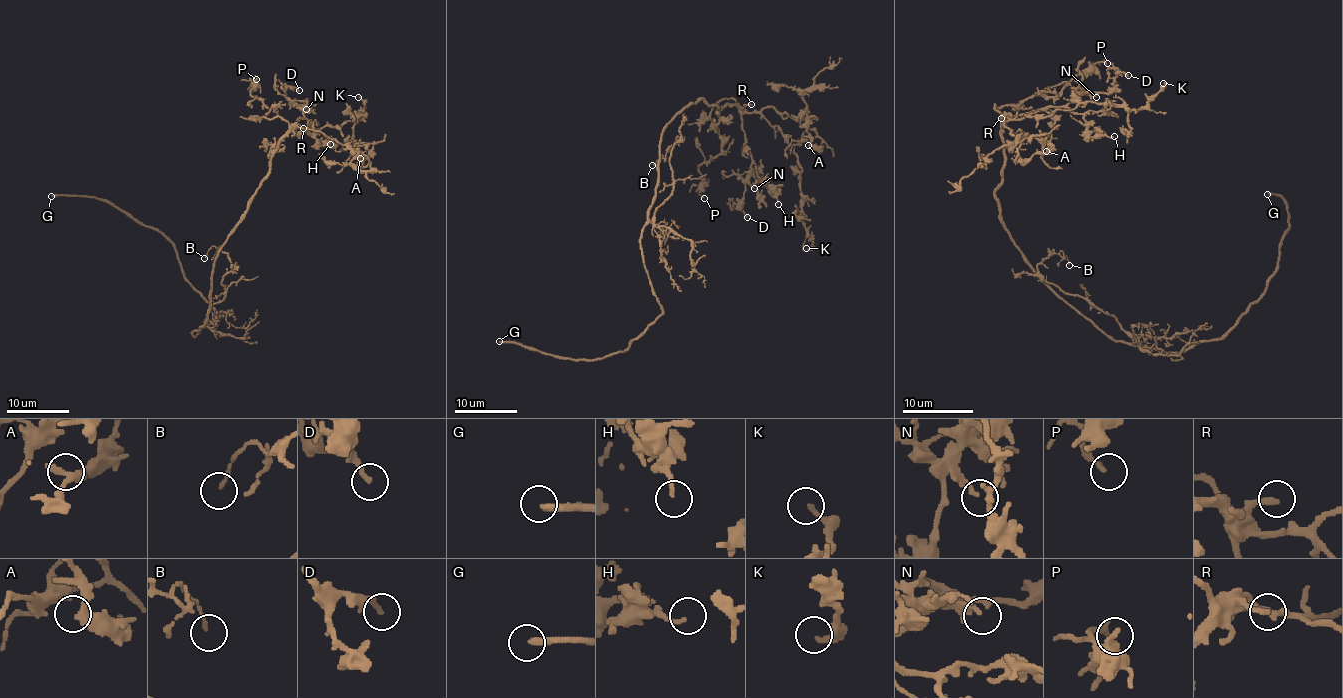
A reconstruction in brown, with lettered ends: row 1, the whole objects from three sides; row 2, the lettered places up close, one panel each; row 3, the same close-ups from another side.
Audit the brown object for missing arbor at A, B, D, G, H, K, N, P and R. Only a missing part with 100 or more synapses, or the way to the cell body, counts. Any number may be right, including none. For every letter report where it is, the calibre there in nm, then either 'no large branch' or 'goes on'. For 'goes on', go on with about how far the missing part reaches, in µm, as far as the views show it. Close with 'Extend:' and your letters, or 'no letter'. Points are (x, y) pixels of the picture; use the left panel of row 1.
A: (360, 158) | 320 nm | no large branch
B: (204, 258) | 120 nm | no large branch
D: (299, 90) | 220 nm | no large branch
G: (51, 196) | 280 nm | goes on | 70 µm
H: (330, 144) | 140 nm | no large branch
K: (358, 97) | 200 nm | no large branch
N: (306, 109) | 170 nm | no large branch
P: (256, 79) | 220 nm | no large branch
R: (303, 128) | 200 nm | no large branch
Extend: G

